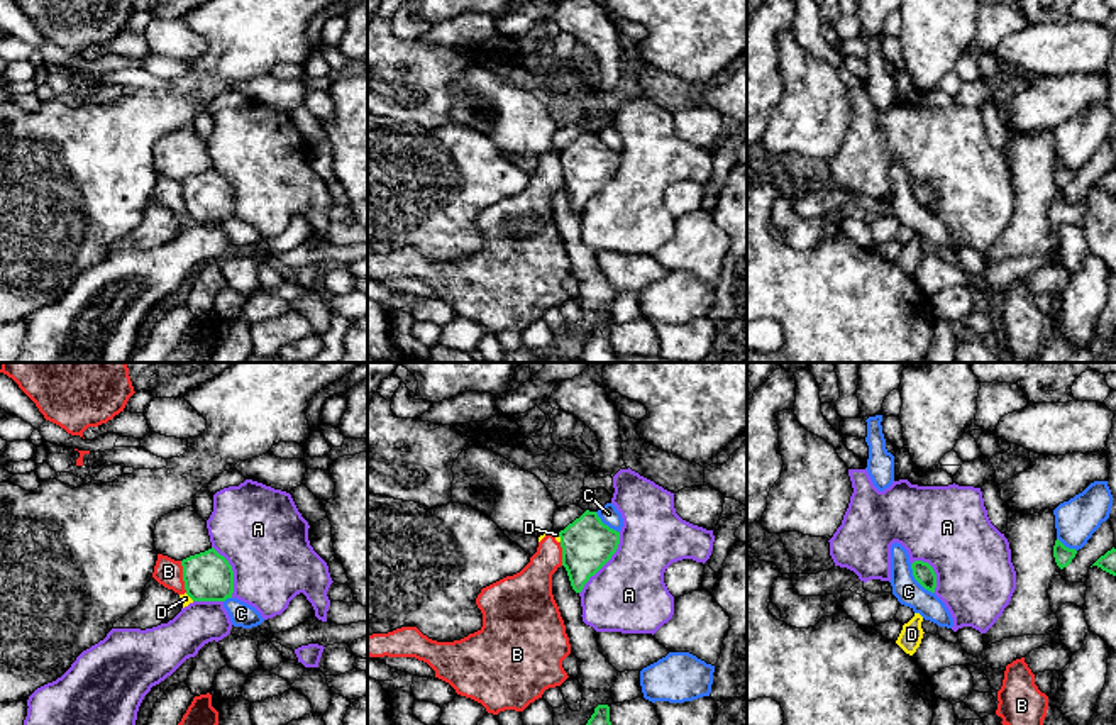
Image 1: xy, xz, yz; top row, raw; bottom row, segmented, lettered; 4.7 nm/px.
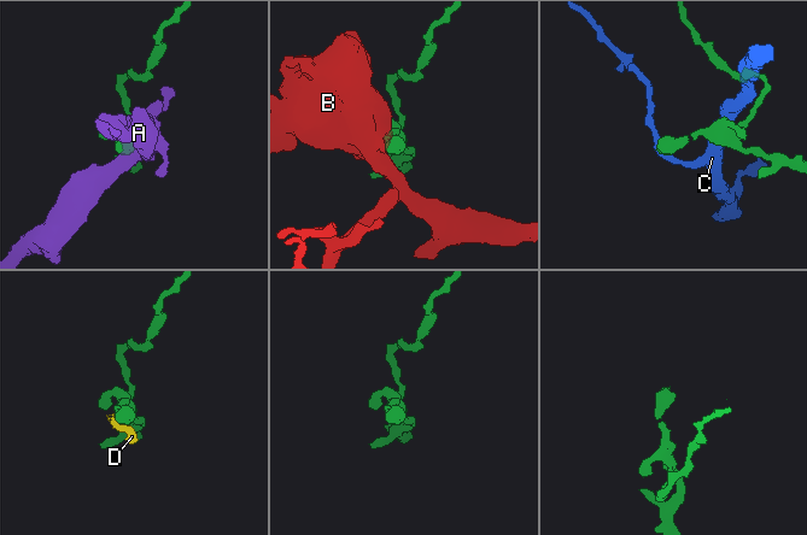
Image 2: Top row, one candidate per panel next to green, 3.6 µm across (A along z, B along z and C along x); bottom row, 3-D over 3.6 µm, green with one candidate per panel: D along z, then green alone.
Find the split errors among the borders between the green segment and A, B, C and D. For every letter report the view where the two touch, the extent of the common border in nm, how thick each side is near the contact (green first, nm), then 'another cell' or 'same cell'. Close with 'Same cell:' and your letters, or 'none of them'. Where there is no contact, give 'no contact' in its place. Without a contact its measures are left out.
A: meets green in xz; contact 360 nm long; 240 nm thick on the green side, 360 nm on the other; another cell
B: meets green in xy; contact 160 nm long; 240 nm thick on the green side, 130 nm on the other; another cell
C: meets green in yz; contact 180 nm long; 100 nm thick on the green side, 130 nm on the other; another cell
D: meets green in xz; contact 50 nm long; 240 nm thick on the green side, 30 nm on the other; another cell
Same cell: none of them

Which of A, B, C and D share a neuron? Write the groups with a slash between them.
A / B D / C

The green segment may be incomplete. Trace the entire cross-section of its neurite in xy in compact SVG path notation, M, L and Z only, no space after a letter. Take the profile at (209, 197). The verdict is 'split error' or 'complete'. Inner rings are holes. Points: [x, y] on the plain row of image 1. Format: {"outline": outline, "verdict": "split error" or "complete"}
{"outline": "M213 168L181 181L186 215L193 222L225 222L234 213L234 191Z", "verdict": "complete"}

